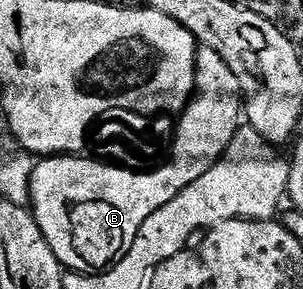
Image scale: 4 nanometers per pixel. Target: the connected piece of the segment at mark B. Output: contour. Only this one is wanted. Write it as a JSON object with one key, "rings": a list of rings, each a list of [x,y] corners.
{"rings":[[[206,45],[198,46],[197,52],[193,54],[193,68],[192,74],[194,79],[191,80],[189,91],[185,94],[185,99],[181,105],[173,106],[171,109],[161,109],[161,121],[165,121],[165,145],[167,145],[167,153],[171,155],[173,165],[169,168],[162,169],[156,176],[133,176],[129,173],[119,173],[113,169],[103,169],[95,164],[91,157],[74,157],[72,155],[49,155],[44,159],[38,160],[33,167],[33,179],[31,181],[32,195],[31,212],[33,217],[39,223],[39,227],[43,231],[43,235],[47,239],[47,243],[55,251],[55,255],[59,259],[59,263],[66,269],[75,273],[103,273],[106,269],[114,266],[117,262],[121,261],[131,251],[131,247],[135,243],[135,239],[139,235],[139,227],[143,227],[143,223],[147,223],[147,219],[151,219],[151,215],[155,215],[155,211],[159,211],[159,207],[163,207],[167,203],[171,203],[171,199],[175,199],[175,195],[179,195],[187,187],[191,187],[191,183],[195,183],[195,179],[199,179],[203,175],[207,175],[207,171],[216,165],[221,157],[227,151],[227,147],[235,139],[238,129],[243,124],[243,94],[241,92],[241,84],[239,79],[235,79],[235,75],[231,71],[231,67],[227,67],[227,63],[223,63],[223,55],[219,49],[212,50],[211,47]]]}

